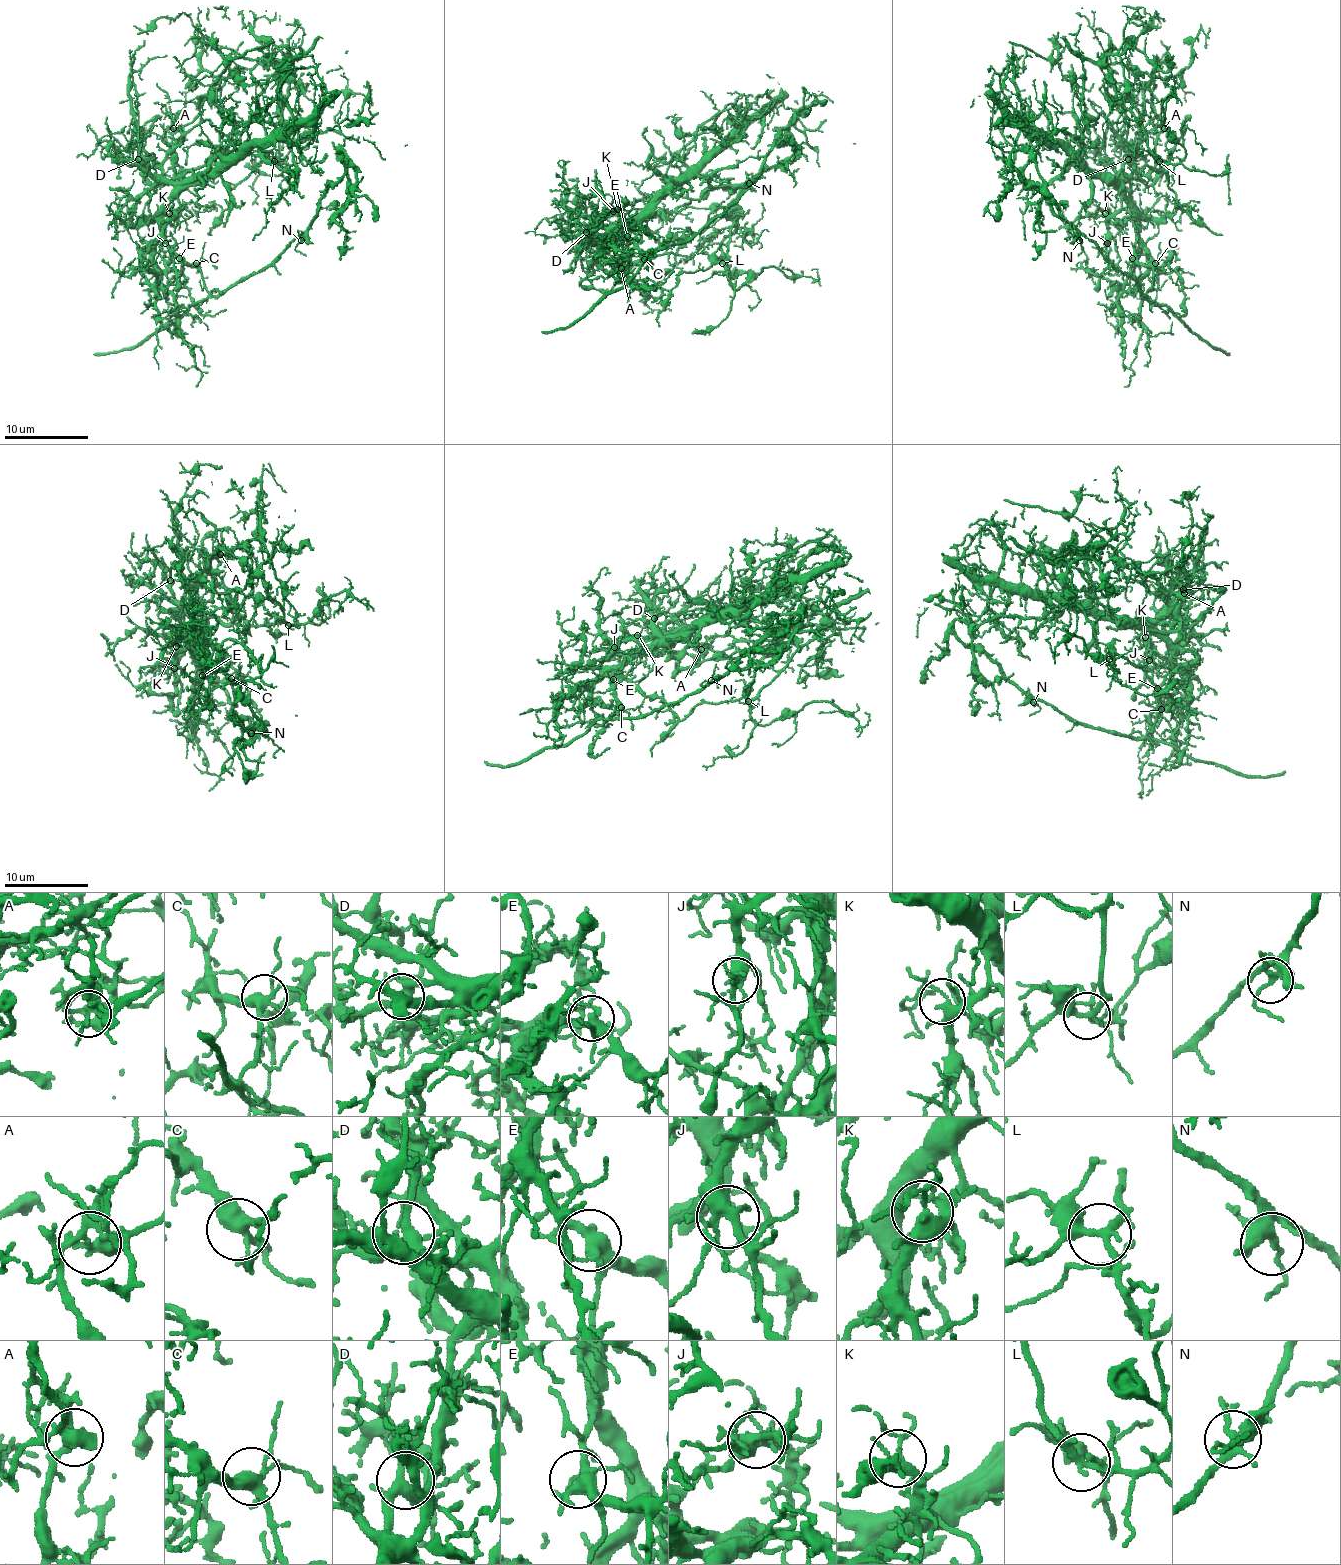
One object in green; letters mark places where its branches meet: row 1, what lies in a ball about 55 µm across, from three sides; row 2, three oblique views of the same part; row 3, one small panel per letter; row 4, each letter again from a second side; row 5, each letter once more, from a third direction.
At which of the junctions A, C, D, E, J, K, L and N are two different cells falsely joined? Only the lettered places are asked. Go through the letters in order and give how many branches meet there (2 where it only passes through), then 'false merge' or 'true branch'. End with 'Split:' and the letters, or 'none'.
A: 5 branches meet; false merge
C: 5 branches meet; true branch
D: 5 branches meet; true branch
E: 5 branches meet; false merge
J: 5 branches meet; true branch
K: 5 branches meet; true branch
L: 5 branches meet; true branch
N: 5 branches meet; true branch
Split: A, E

